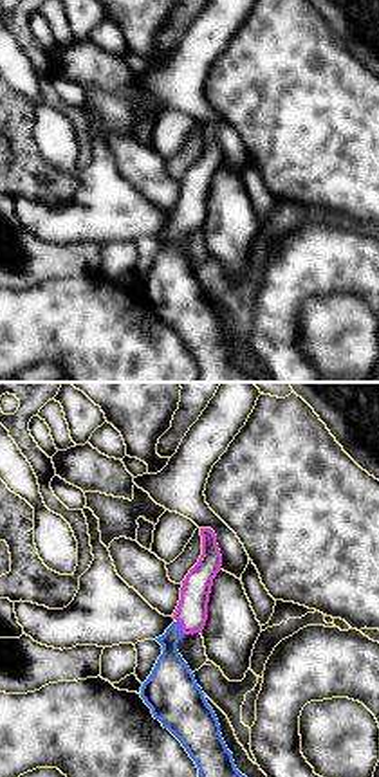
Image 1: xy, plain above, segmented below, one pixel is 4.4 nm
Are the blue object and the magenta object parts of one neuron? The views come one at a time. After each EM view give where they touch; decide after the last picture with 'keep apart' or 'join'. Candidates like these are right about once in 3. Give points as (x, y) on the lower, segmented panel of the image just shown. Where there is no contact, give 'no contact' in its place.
meets blue at (181, 628)

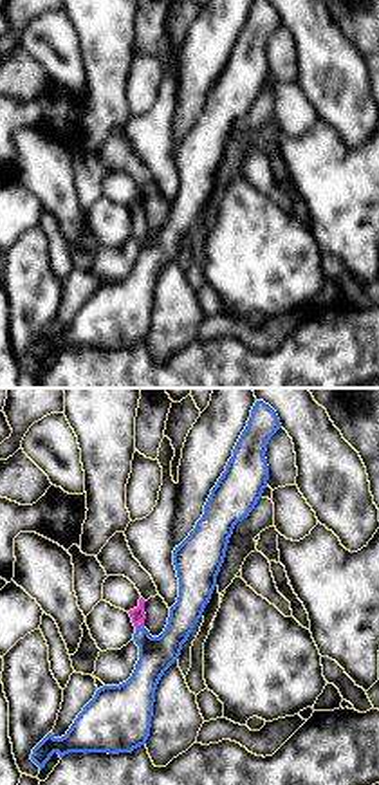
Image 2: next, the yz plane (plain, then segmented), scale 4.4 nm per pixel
meets blue at (139, 628)

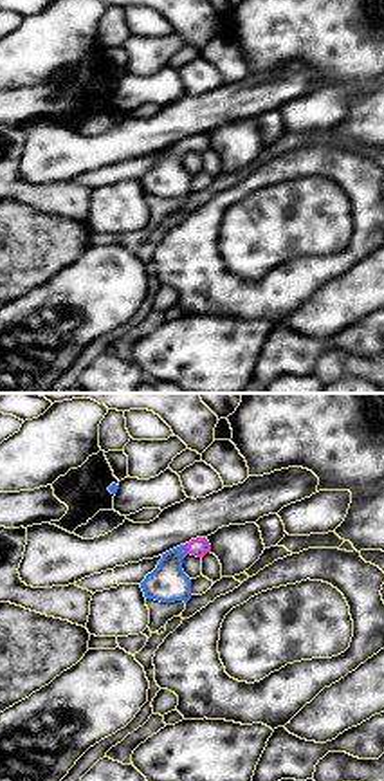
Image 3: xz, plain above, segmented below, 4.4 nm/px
meets blue at (186, 549)

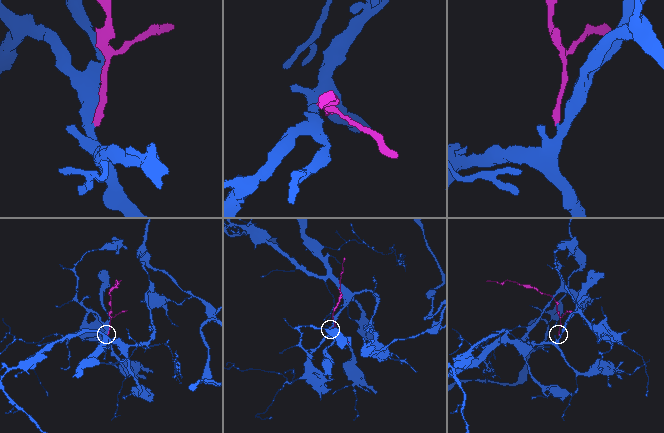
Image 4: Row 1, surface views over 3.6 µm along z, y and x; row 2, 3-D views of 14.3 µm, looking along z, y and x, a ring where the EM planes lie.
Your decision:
join

